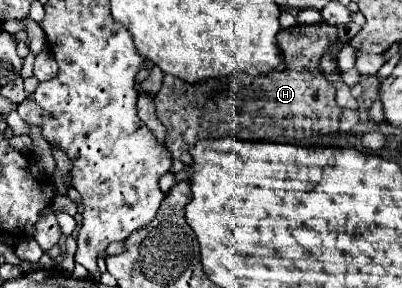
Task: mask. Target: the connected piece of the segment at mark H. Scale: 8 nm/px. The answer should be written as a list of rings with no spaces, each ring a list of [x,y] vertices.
[[[314,23],[314,25],[294,25],[290,29],[282,29],[278,33],[278,43],[284,55],[286,69],[274,71],[264,77],[250,77],[246,73],[238,73],[234,77],[218,77],[208,79],[198,85],[188,85],[172,75],[164,75],[162,89],[154,97],[156,117],[166,129],[166,147],[172,151],[174,159],[180,159],[186,167],[192,165],[190,149],[194,143],[202,139],[224,139],[232,137],[238,141],[272,141],[278,137],[302,141],[308,133],[336,133],[338,123],[342,117],[342,109],[336,105],[336,89],[334,85],[322,75],[320,59],[322,55],[330,53],[334,59],[338,57],[338,49],[332,45],[338,41],[338,33],[334,25],[328,23]]]

